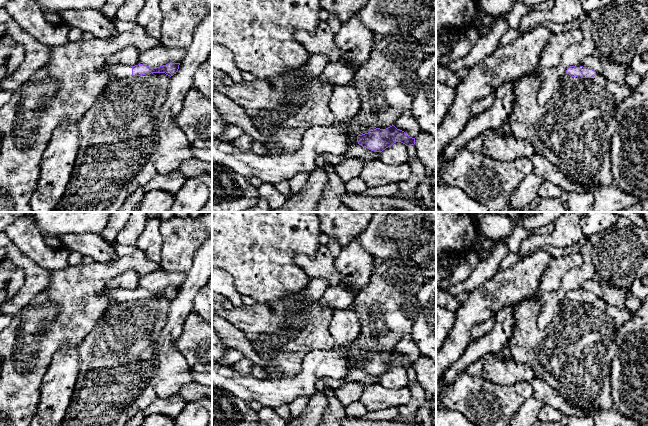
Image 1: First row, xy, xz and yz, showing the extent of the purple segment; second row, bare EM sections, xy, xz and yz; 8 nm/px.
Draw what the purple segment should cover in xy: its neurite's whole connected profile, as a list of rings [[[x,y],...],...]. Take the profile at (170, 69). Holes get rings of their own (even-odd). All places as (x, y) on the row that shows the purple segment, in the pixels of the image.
[[[168,63],[160,67],[149,67],[143,64],[138,64],[135,66],[126,65],[106,65],[105,70],[108,72],[111,79],[124,79],[130,78],[132,76],[140,76],[151,73],[165,73],[168,76],[173,76],[179,69],[180,63]]]

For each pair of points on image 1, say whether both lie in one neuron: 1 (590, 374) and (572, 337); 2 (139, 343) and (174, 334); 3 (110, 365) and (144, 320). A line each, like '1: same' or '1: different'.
1: same
2: different
3: same

